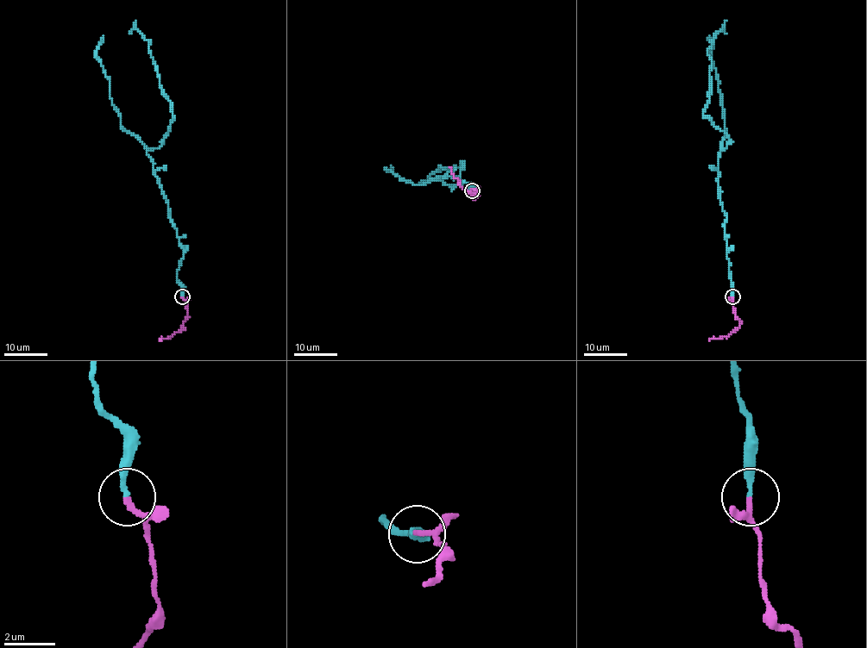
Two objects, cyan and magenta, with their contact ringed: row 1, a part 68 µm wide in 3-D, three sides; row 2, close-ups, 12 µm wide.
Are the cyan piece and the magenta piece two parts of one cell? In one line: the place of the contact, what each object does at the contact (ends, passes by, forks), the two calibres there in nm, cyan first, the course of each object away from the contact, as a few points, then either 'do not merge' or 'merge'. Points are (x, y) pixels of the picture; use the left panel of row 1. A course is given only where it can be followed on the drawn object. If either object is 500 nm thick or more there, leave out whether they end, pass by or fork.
at (182, 296); cyan ends there; magenta passes by; 200 nm thick on the cyan side, 150 nm on the other; cyan runs (183, 297), (176, 271), (184, 248), (147, 154), (159, 147), (172, 113), (136, 20); magenta runs (183, 297), (188, 316), (181, 328), (171, 337), (160, 338); merge

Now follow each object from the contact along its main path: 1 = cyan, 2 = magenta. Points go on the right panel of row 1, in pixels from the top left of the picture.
1: (732, 297), (719, 195), (719, 151), (727, 147), (728, 135), (703, 113), (710, 89), (706, 51), (726, 20)
2: (732, 297), (740, 326), (727, 337), (708, 338)

